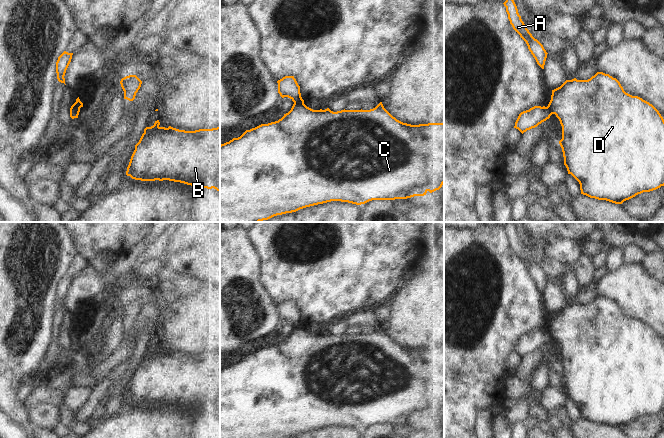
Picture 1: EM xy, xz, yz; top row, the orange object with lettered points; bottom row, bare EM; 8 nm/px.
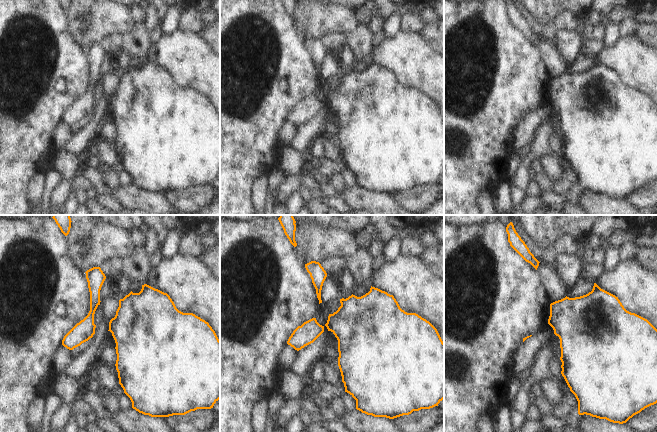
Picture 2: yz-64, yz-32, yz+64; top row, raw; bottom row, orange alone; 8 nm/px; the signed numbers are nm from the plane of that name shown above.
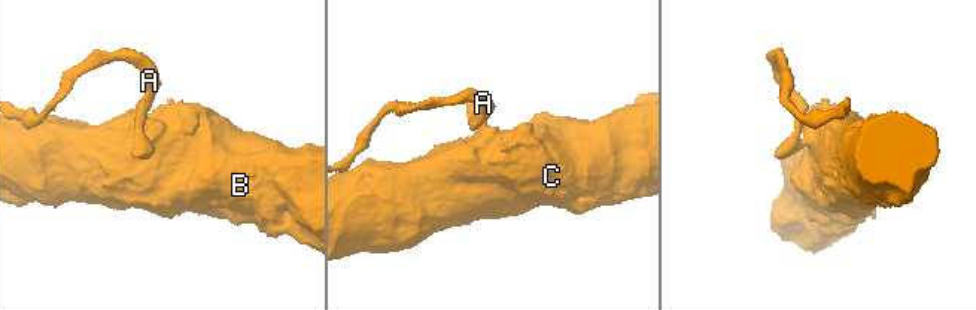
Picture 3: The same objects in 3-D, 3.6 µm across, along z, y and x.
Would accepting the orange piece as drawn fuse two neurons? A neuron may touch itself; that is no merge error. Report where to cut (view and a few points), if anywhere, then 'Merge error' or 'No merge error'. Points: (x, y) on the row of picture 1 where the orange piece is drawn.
Split along xy (70, 108), (79, 110). Merge error.

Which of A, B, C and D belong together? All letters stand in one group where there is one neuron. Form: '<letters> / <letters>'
A / B C D

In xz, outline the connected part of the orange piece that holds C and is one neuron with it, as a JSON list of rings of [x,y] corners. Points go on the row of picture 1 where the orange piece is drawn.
[[[304,102],[294,103],[291,110],[284,114],[284,116],[278,121],[271,122],[268,124],[261,124],[250,130],[246,130],[240,137],[233,138],[229,142],[220,145],[220,222],[260,222],[268,220],[274,216],[282,215],[286,213],[296,212],[300,209],[323,204],[331,201],[348,202],[356,205],[365,204],[372,200],[395,200],[395,199],[407,199],[414,196],[424,196],[429,191],[430,193],[439,190],[444,184],[444,123],[428,123],[411,125],[403,123],[393,117],[380,102],[375,108],[370,110],[341,110],[337,112],[331,111],[329,108],[325,110],[313,110],[307,107]]]

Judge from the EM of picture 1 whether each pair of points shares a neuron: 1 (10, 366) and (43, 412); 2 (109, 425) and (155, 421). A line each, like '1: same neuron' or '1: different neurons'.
1: different neurons
2: same neuron

